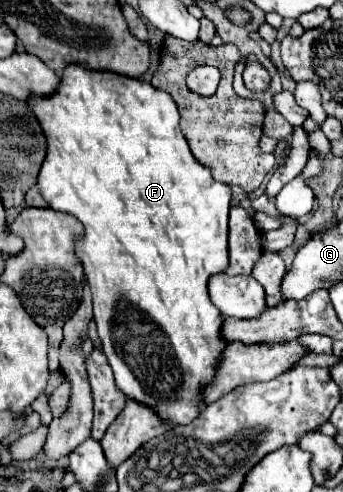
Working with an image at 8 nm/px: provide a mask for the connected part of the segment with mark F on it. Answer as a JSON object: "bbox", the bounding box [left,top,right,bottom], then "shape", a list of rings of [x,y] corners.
{"bbox":[27,65,231,425],"shape":[[[73,65],[73,69],[65,69],[61,73],[57,89],[47,97],[31,95],[27,99],[27,107],[35,113],[45,141],[47,141],[47,155],[43,159],[37,185],[43,199],[49,203],[51,209],[73,213],[81,223],[85,233],[75,239],[75,255],[83,265],[85,279],[93,293],[93,317],[97,323],[99,339],[103,343],[103,353],[115,373],[117,387],[131,399],[153,407],[159,417],[167,419],[175,425],[187,425],[201,413],[199,391],[205,383],[213,379],[213,371],[223,351],[225,343],[219,337],[223,315],[211,303],[207,293],[207,279],[215,273],[227,269],[227,217],[229,217],[229,203],[231,203],[231,187],[227,183],[219,183],[211,177],[211,171],[203,167],[189,151],[189,145],[179,129],[179,109],[173,97],[167,91],[155,89],[151,83],[143,79],[133,79],[127,75],[115,75],[113,71],[95,71],[83,65]]]}

